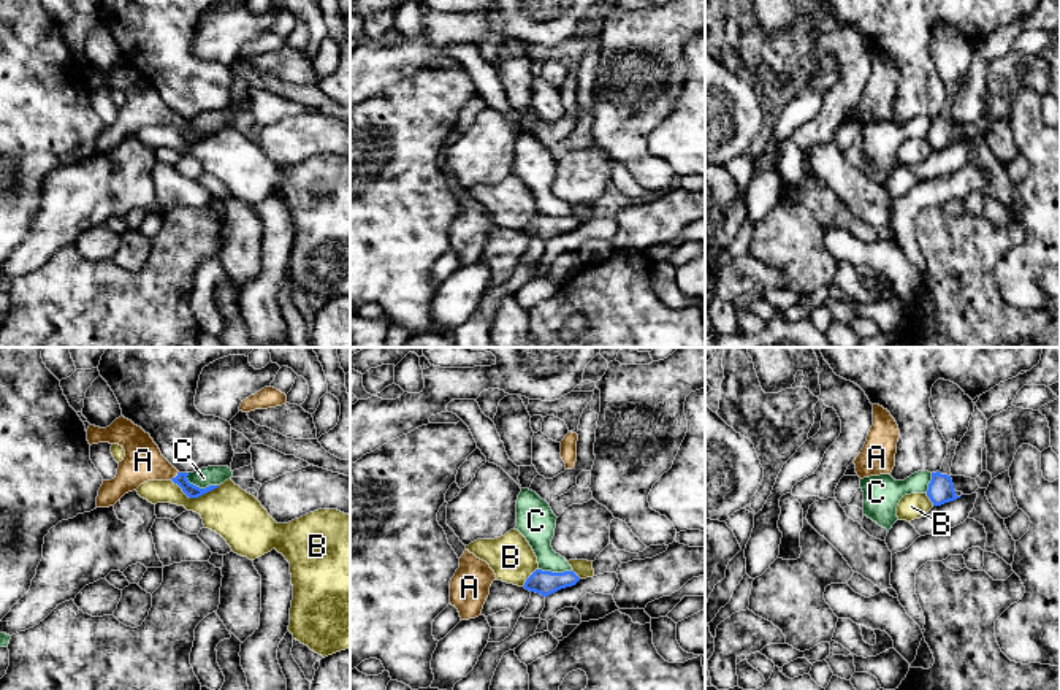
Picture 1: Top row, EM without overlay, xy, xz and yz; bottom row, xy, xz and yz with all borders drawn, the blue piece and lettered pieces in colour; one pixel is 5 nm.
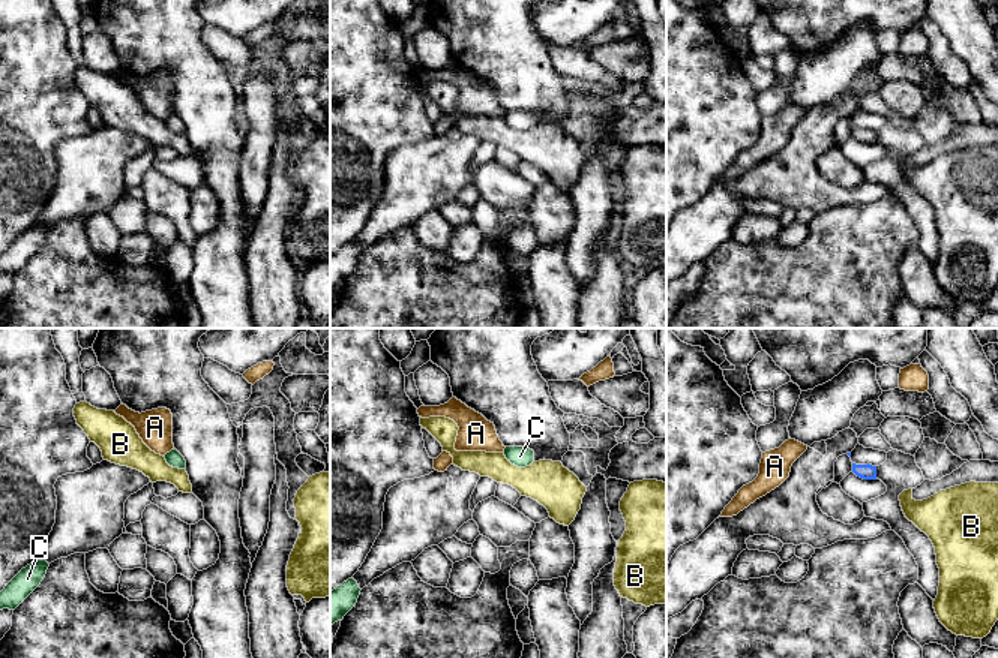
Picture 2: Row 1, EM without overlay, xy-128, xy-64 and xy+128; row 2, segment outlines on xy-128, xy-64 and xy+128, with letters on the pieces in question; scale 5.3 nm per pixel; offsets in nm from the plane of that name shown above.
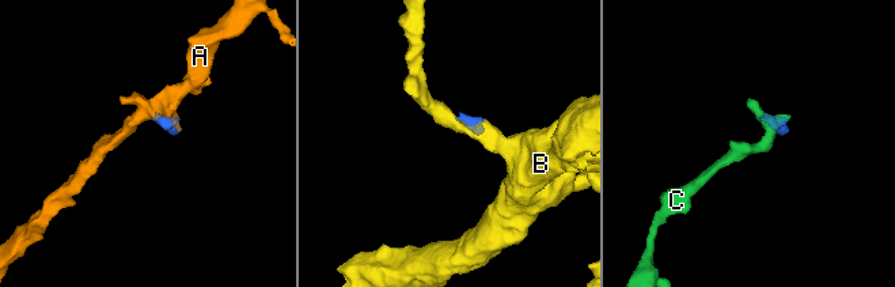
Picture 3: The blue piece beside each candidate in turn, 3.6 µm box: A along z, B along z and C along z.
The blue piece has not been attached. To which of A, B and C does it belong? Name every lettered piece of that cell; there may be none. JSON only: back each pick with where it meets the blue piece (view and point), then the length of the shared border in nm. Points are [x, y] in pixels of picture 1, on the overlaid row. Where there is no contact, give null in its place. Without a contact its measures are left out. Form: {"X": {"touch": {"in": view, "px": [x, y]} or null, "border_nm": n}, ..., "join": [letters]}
{"A": {"touch": {"in": "xy", "px": [176, 476]}, "border_nm": 60}, "join": ["A"]}

